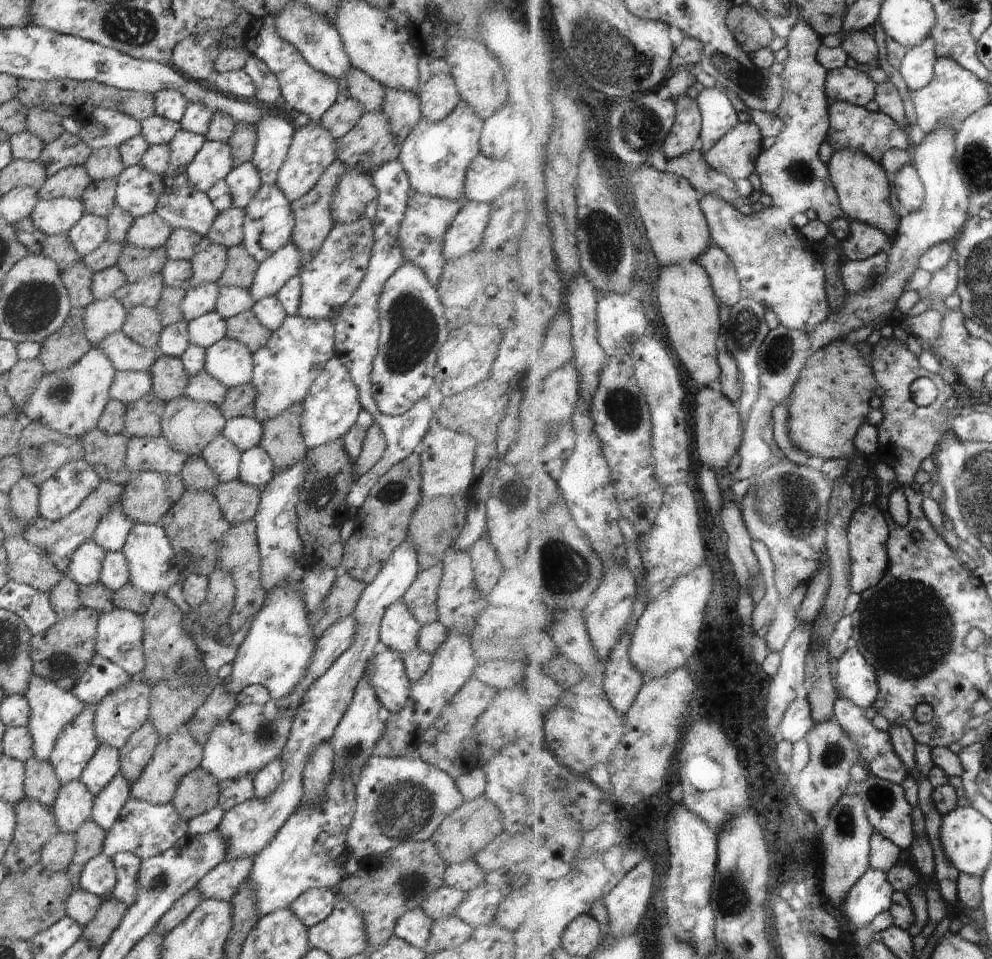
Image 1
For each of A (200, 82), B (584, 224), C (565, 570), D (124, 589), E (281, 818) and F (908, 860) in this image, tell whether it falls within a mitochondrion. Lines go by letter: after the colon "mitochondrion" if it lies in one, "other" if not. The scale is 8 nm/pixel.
A: other
B: mitochondrion
C: mitochondrion
D: other
E: other
F: other

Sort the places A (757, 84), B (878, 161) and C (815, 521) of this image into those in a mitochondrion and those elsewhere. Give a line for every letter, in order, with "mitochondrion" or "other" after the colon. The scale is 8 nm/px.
A: mitochondrion
B: other
C: mitochondrion

